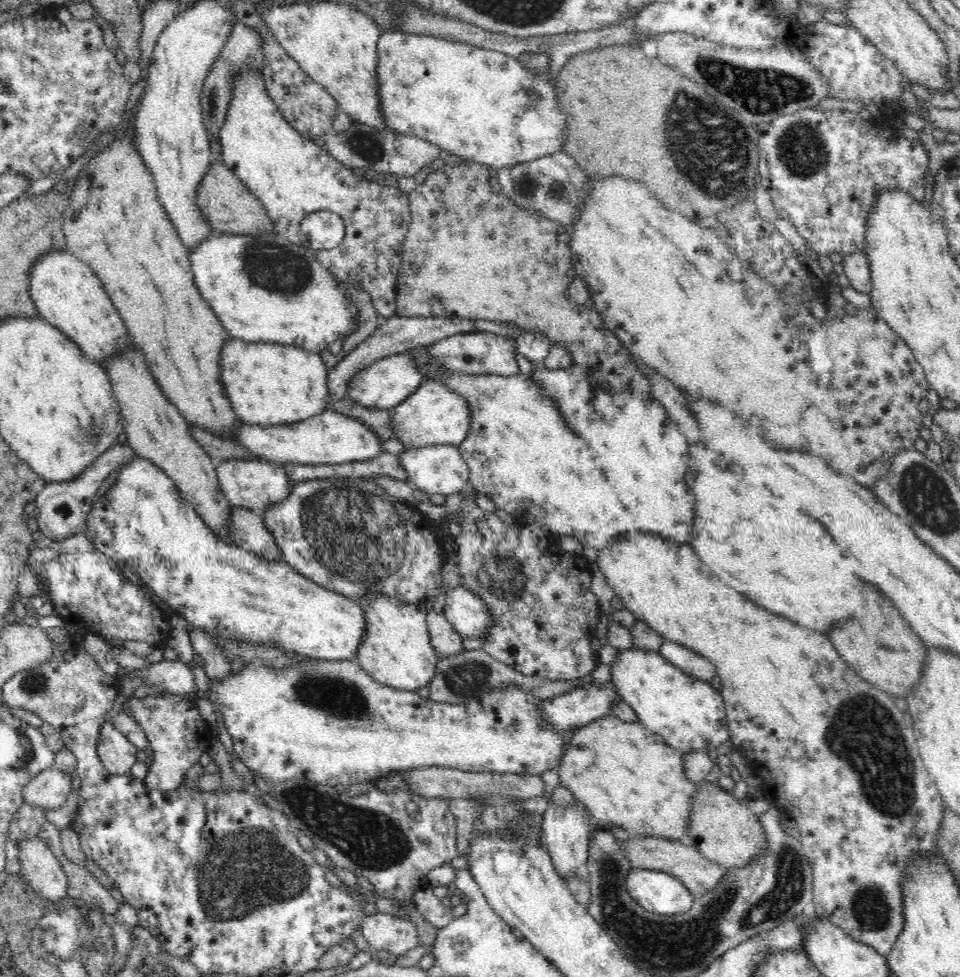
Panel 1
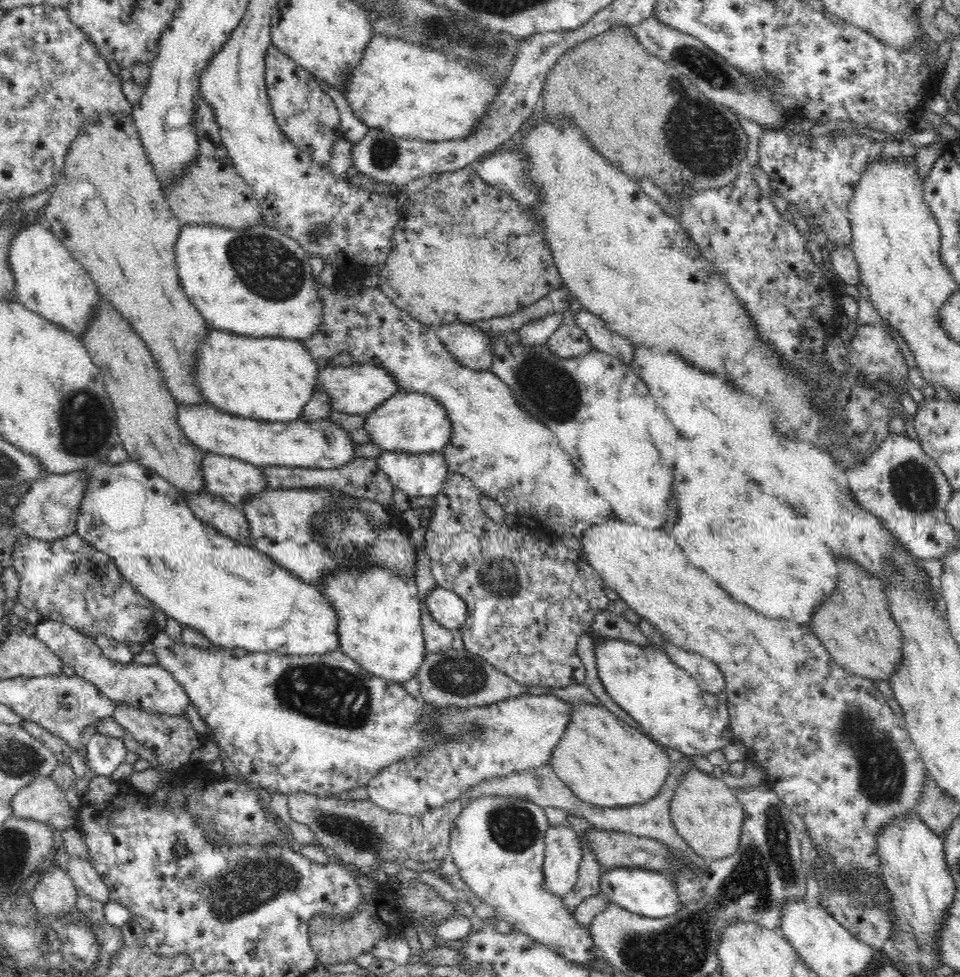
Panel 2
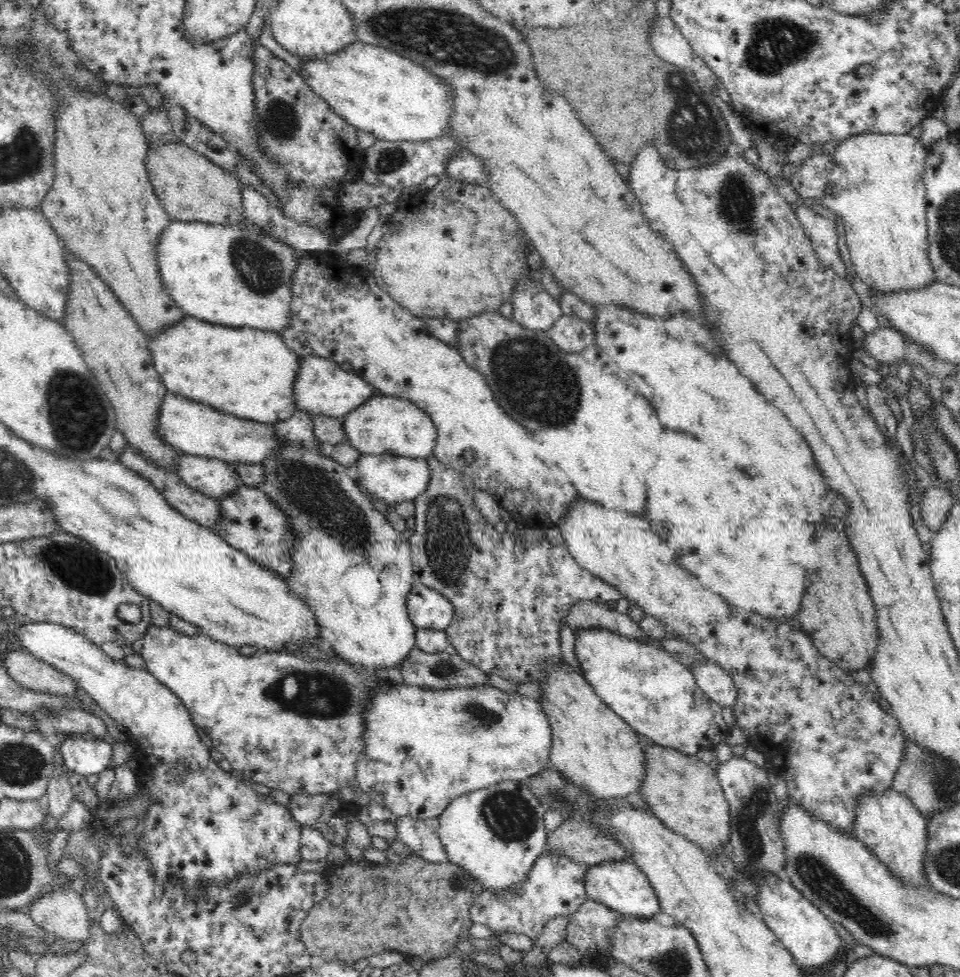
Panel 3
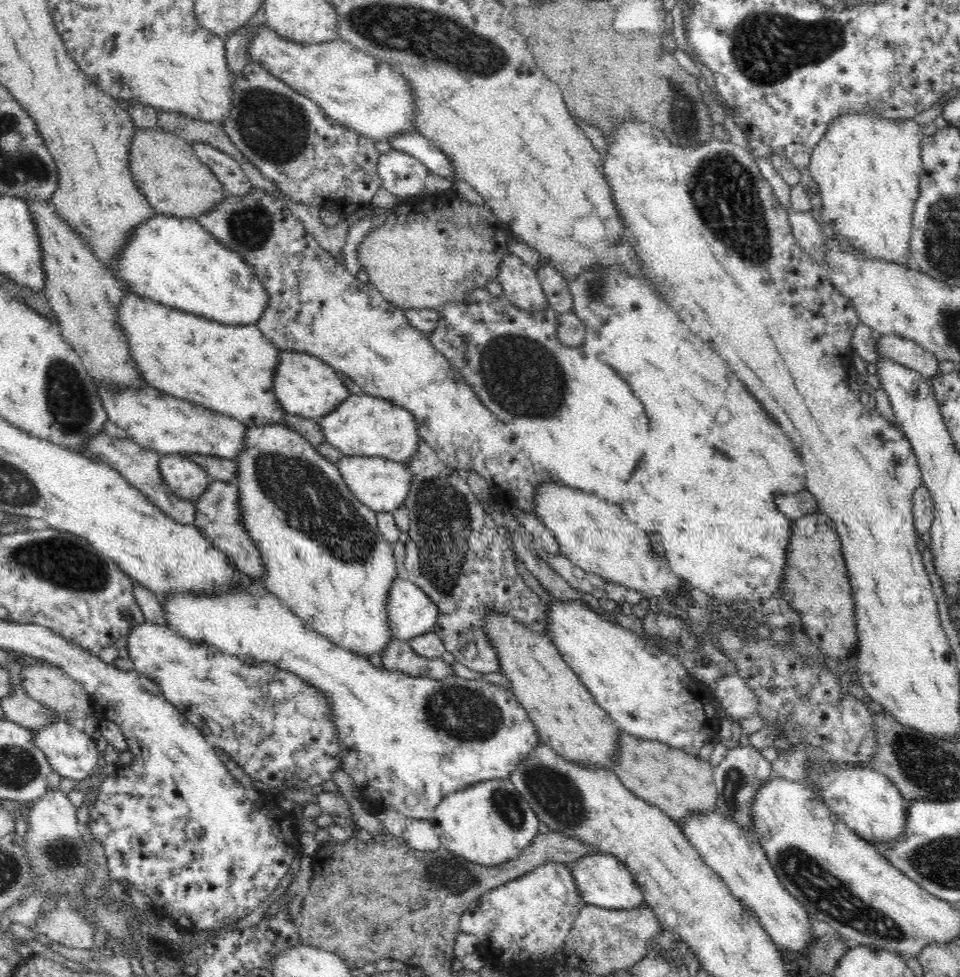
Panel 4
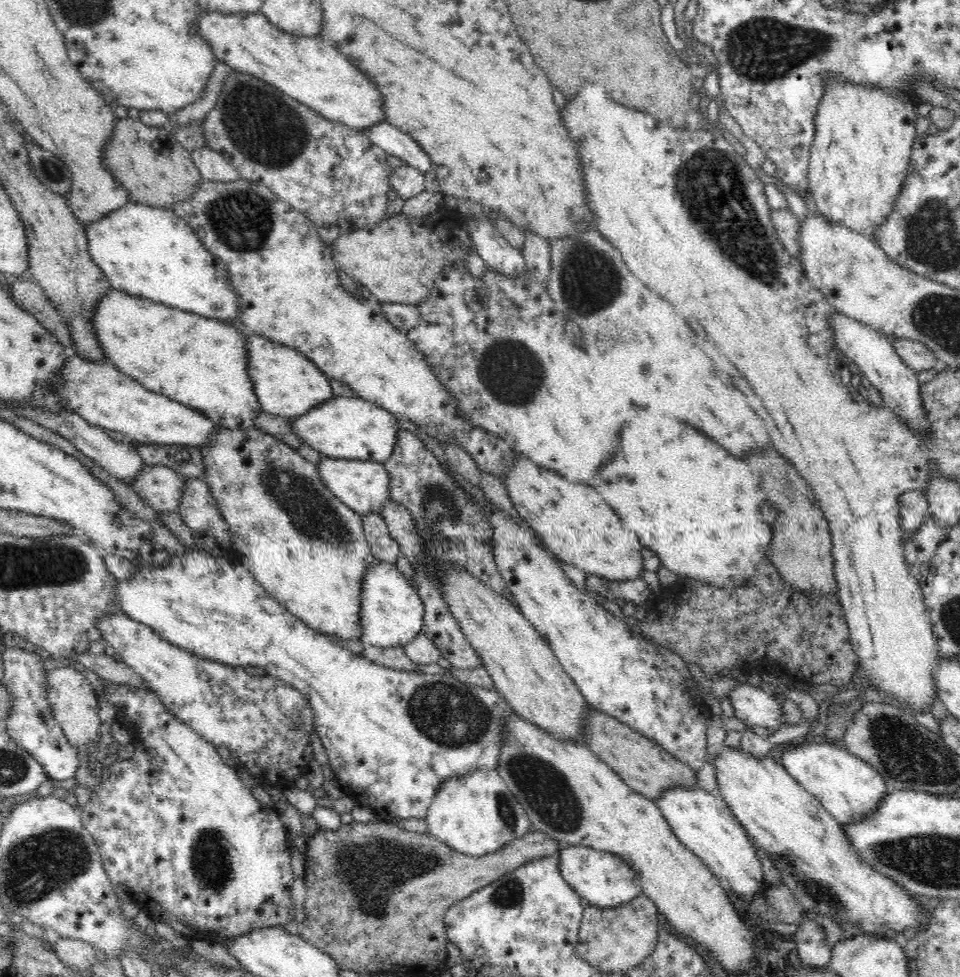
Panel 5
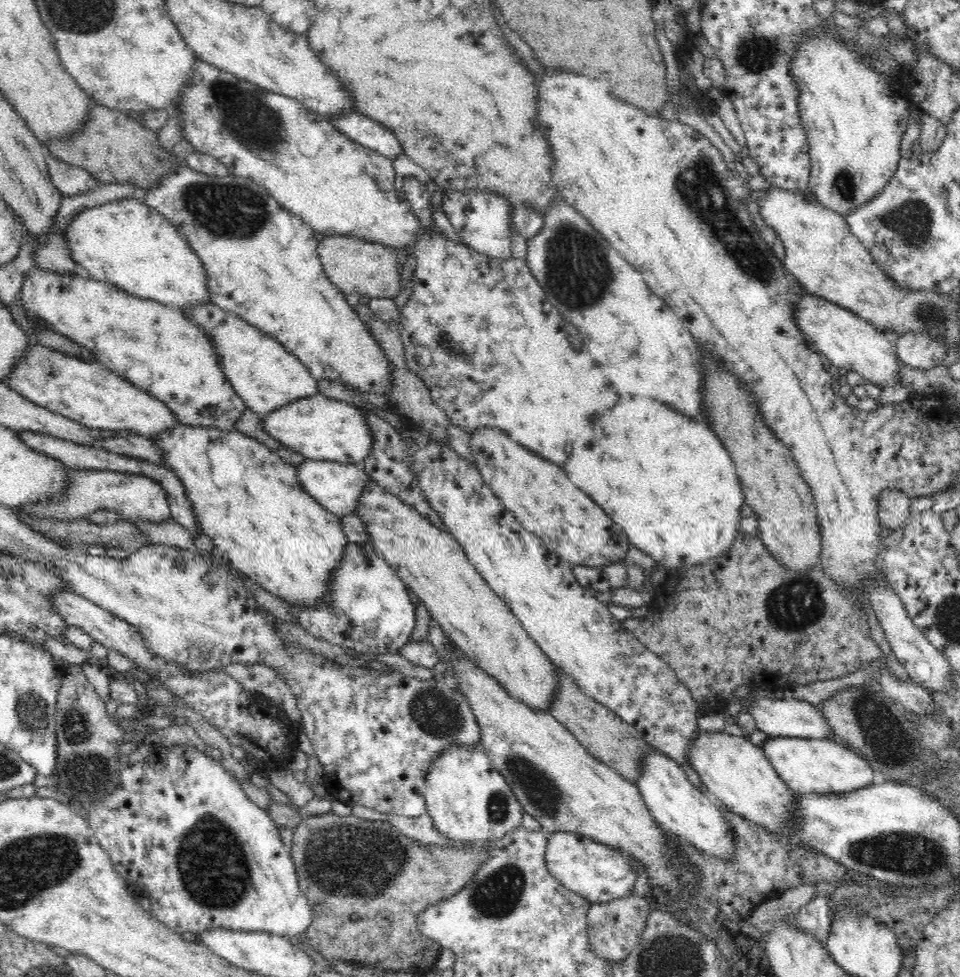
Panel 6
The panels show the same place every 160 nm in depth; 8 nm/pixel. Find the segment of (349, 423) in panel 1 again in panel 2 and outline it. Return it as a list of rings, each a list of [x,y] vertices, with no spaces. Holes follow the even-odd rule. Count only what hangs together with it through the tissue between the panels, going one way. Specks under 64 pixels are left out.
[[[202,403],[199,405],[179,404],[177,421],[186,438],[192,441],[194,446],[201,448],[207,453],[236,458],[260,468],[266,466],[292,466],[329,470],[344,467],[356,458],[355,448],[358,444],[353,442],[351,438],[348,438],[345,430],[342,430],[335,422],[330,422],[327,418],[316,420],[316,422],[306,422],[299,418],[292,422],[257,421],[256,419],[224,414],[224,412],[216,410],[216,406]]]

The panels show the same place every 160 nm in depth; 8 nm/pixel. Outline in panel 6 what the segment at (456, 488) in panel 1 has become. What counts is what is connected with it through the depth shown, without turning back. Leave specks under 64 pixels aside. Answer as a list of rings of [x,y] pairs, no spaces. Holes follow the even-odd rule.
[[[304,459],[298,465],[298,481],[304,493],[320,503],[327,511],[342,518],[352,513],[362,496],[362,490],[373,482],[372,477],[366,473],[362,465],[344,465],[332,461],[316,461]]]

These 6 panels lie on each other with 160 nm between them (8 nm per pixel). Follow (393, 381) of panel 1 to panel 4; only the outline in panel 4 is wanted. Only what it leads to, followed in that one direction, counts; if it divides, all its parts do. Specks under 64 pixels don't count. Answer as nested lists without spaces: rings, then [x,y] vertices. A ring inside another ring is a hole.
[[[280,350],[276,365],[273,389],[286,413],[318,420],[345,401],[350,395],[348,389],[337,376],[337,372],[319,358],[308,353]]]

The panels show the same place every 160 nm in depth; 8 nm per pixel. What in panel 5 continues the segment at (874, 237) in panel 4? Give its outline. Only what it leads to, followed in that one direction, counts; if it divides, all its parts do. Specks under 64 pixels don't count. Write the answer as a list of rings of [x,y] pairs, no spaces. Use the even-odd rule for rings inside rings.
[[[832,79],[826,86],[823,97],[820,99],[817,114],[815,134],[809,156],[808,168],[808,191],[814,198],[817,206],[817,211],[829,221],[834,221],[848,227],[848,229],[858,232],[860,234],[867,234],[874,238],[879,231],[879,226],[884,222],[884,219],[891,214],[894,208],[896,199],[900,194],[904,179],[907,177],[907,170],[909,169],[912,145],[914,144],[916,128],[914,127],[919,116],[916,115],[916,108],[913,105],[914,99],[906,98],[904,95],[898,95],[888,92],[888,89],[879,89],[876,87],[868,87],[864,85],[854,85],[846,81]]]

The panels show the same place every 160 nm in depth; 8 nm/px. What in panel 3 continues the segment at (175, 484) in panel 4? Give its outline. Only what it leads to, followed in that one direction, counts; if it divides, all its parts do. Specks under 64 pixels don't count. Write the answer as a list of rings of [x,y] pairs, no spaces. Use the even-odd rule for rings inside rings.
[[[184,455],[178,458],[176,471],[189,488],[218,501],[243,484],[232,464],[214,458]]]

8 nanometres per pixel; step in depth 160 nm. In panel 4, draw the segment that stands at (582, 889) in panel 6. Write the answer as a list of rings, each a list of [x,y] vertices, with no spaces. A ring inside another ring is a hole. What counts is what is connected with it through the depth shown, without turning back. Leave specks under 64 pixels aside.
[[[594,852],[574,861],[571,870],[575,883],[587,905],[605,909],[631,909],[644,902],[642,889],[636,884],[633,874],[620,862],[619,858],[607,853]]]

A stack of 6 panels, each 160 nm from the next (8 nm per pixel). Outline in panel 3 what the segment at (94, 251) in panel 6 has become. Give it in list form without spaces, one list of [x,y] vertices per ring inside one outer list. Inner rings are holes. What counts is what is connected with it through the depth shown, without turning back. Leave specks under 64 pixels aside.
[[[170,221],[170,224],[162,230],[158,242],[156,242],[156,262],[160,266],[160,276],[162,279],[162,286],[170,292],[170,298],[176,301],[176,304],[184,310],[184,312],[198,320],[214,323],[217,325],[224,325],[227,327],[244,327],[250,329],[262,329],[280,332],[285,326],[290,324],[291,318],[291,300],[293,287],[293,272],[297,265],[298,250],[290,248],[290,246],[279,239],[272,238],[268,234],[260,234],[259,230],[249,228],[241,225],[226,226],[216,225],[205,222],[184,222],[184,221]]]

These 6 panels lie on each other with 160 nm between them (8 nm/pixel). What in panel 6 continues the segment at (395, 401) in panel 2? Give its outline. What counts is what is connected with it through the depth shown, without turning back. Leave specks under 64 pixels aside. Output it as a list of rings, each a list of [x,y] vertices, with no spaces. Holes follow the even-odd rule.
[[[322,393],[299,398],[265,413],[261,416],[261,422],[270,436],[281,442],[282,446],[302,454],[304,459],[358,466],[368,458],[368,454],[372,454],[373,434],[364,410]]]

